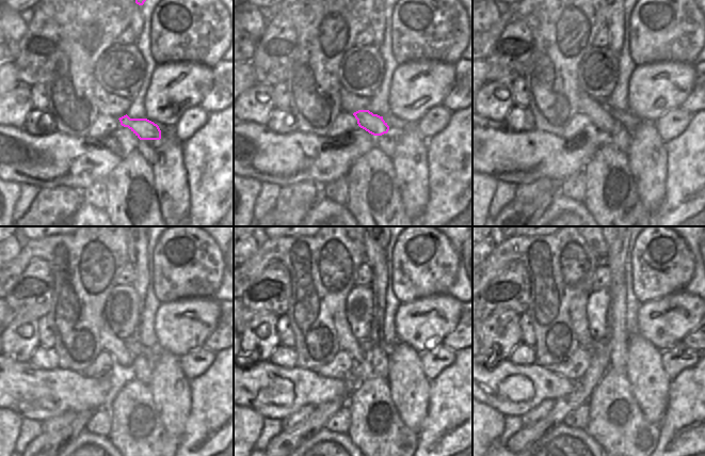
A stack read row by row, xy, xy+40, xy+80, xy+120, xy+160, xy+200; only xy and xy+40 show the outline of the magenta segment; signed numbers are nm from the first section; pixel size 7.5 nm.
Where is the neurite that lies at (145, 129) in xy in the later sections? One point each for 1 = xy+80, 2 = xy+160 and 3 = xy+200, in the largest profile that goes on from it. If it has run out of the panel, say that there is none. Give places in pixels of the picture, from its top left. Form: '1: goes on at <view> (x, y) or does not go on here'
1: goes on at xy+80 (603, 122)
2: goes on at xy+160 (349, 343)
3: goes on at xy+200 (578, 313)

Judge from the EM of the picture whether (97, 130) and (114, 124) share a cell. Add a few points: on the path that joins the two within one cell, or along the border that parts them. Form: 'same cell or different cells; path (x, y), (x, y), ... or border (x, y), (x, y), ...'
same cell; path (101, 127), (110, 124)

